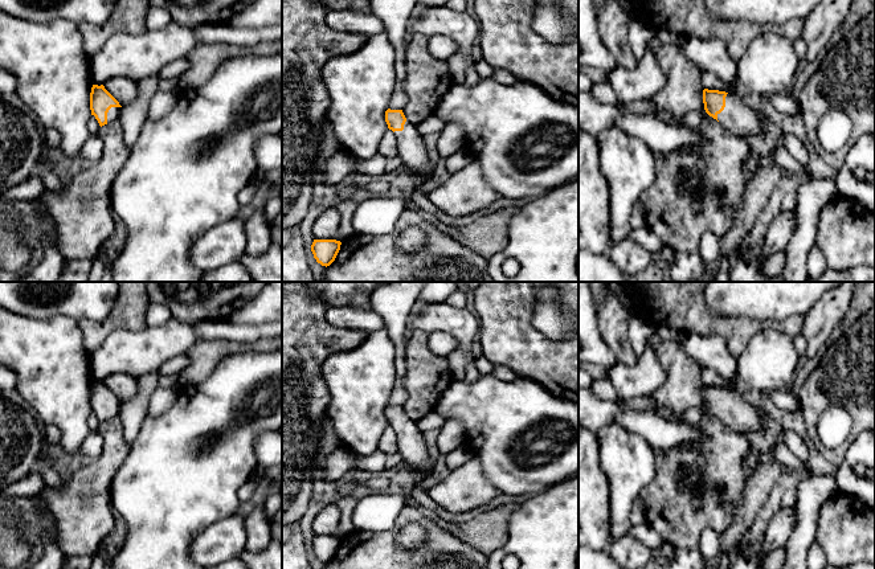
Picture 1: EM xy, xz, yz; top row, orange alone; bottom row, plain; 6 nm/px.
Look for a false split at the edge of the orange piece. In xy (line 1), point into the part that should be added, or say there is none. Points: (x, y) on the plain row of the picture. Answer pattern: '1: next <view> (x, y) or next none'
1: next xy (114, 409)

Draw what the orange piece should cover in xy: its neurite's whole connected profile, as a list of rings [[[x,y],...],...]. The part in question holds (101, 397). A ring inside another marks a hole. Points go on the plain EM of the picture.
[[[93,381],[90,389],[90,406],[101,423],[119,416],[120,405],[122,402],[119,398],[105,385],[103,381]]]

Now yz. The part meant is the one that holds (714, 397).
[[[703,386],[706,409],[731,429],[749,434],[765,433],[766,414],[753,408],[739,393],[719,386]]]

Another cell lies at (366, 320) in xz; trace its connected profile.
[[[330,307],[326,311],[326,322],[338,328],[375,332],[383,329],[385,323],[372,310],[357,310],[351,307]]]

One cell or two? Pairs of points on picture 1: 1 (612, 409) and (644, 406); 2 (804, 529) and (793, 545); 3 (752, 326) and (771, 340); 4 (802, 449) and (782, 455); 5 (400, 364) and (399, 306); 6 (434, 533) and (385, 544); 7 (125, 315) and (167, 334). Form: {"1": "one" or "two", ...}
{"1": "one", "2": "one", "3": "two", "4": "two", "5": "one", "6": "one", "7": "two"}

